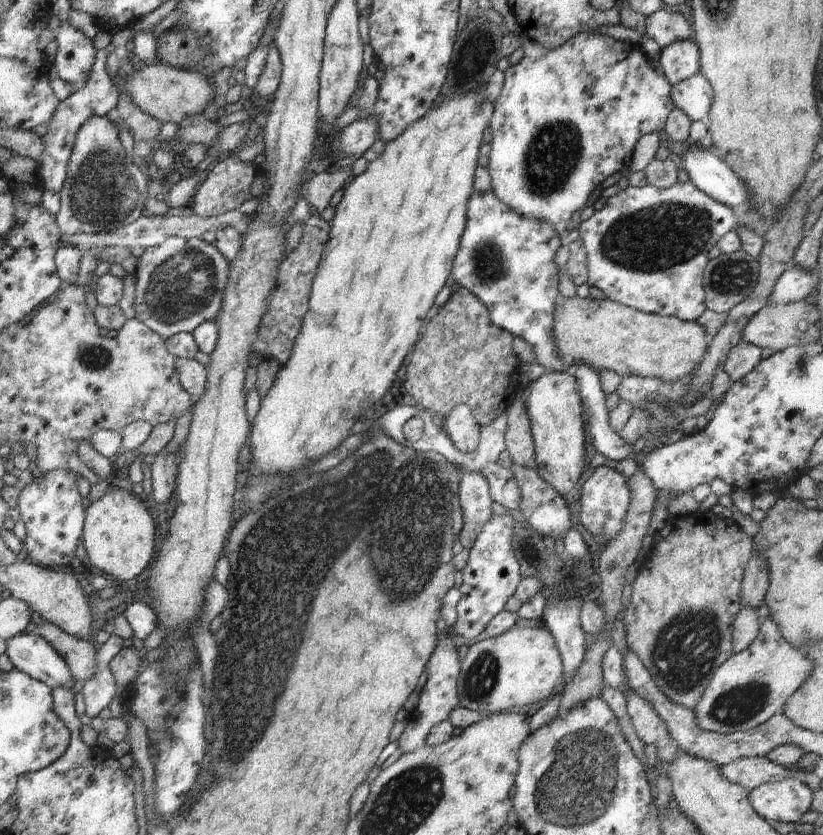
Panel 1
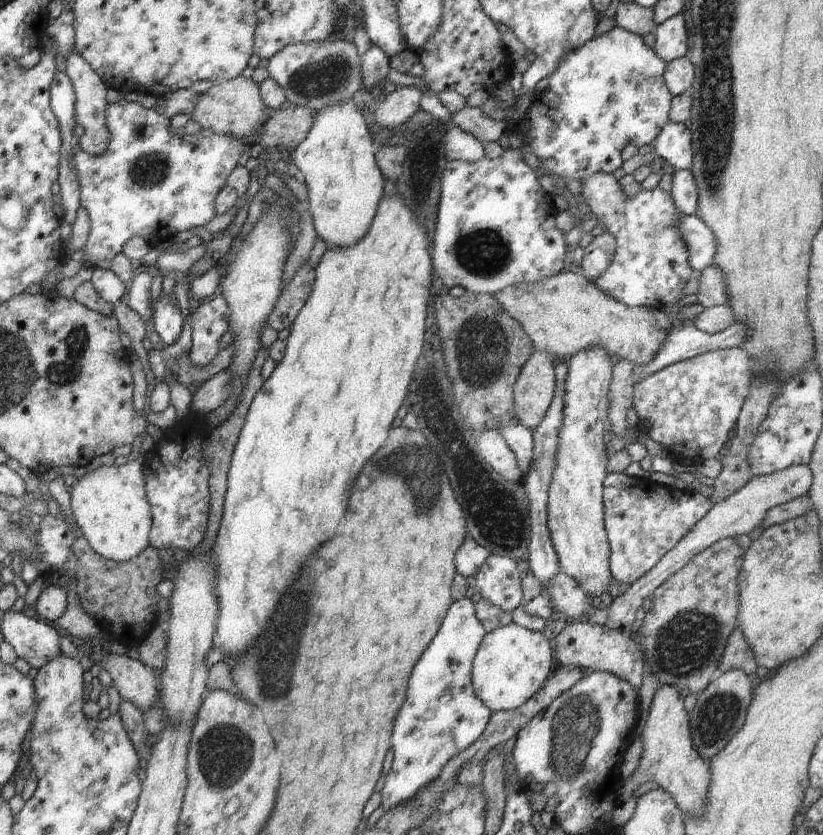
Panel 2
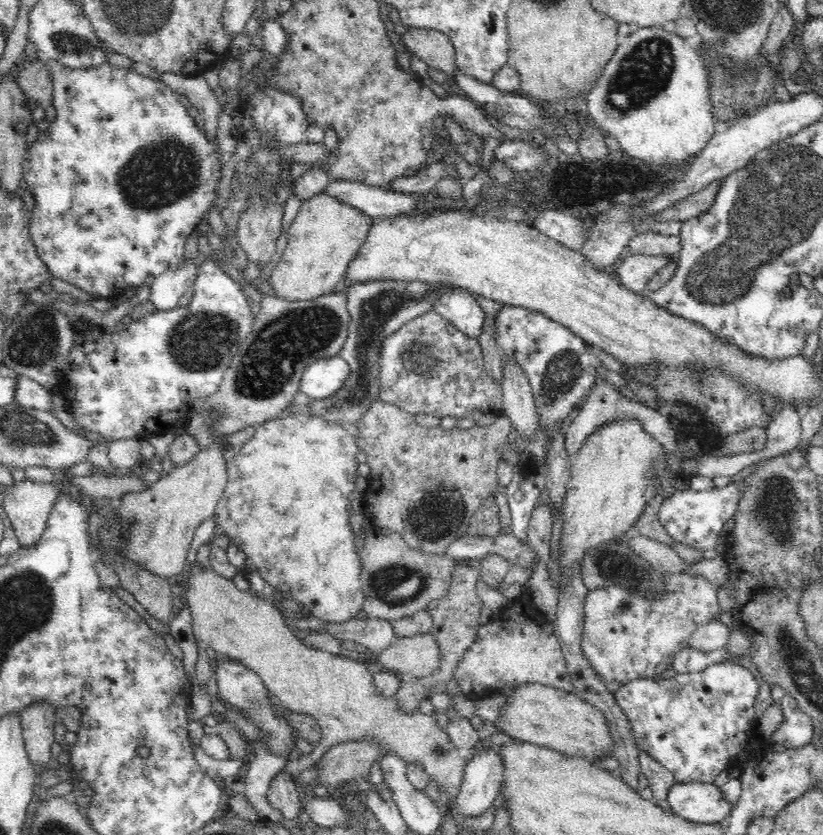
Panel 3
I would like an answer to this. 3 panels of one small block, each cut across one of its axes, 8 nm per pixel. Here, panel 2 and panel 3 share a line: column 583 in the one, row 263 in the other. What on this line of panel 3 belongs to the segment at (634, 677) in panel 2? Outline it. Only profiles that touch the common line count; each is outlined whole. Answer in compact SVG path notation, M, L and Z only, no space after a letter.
M629 254L620 260L620 267L616 270L616 277L622 286L632 292L647 295L646 284L650 282L658 270L664 268L670 259L664 256L652 256L645 254Z

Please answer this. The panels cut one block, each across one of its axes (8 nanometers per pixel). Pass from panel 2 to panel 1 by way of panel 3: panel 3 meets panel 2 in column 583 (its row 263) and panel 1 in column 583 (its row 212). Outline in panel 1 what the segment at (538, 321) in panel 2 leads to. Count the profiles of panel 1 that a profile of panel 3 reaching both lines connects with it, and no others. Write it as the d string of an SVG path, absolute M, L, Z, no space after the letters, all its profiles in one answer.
M578 295L557 304L551 333L557 355L567 367L588 365L595 371L609 370L621 377L656 377L663 381L692 373L710 340L696 321L648 314L610 299Z

